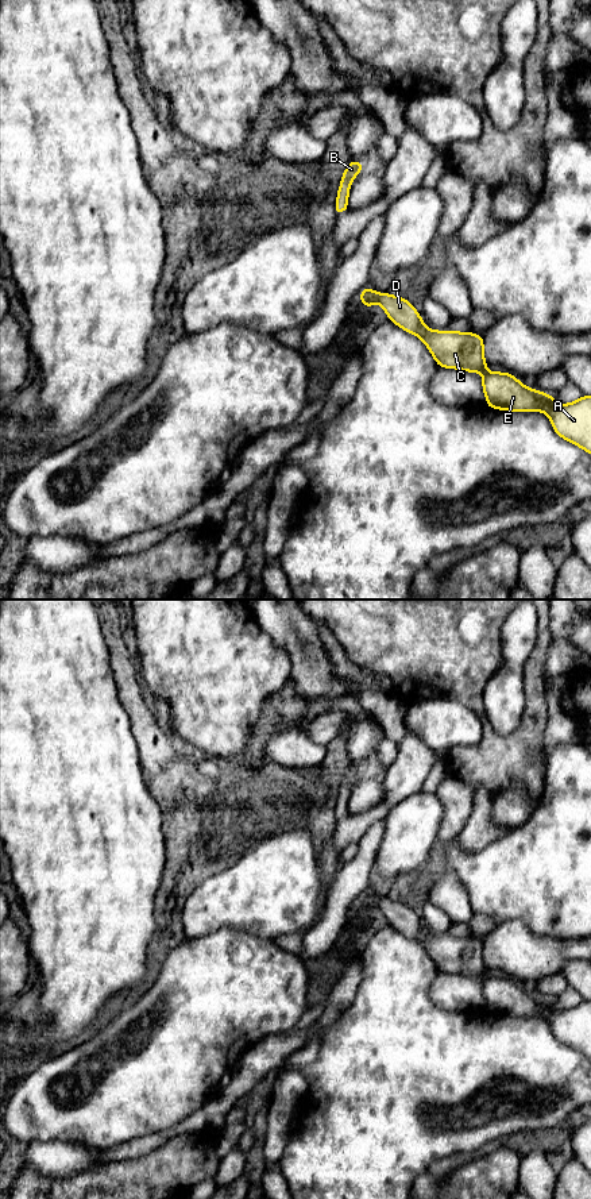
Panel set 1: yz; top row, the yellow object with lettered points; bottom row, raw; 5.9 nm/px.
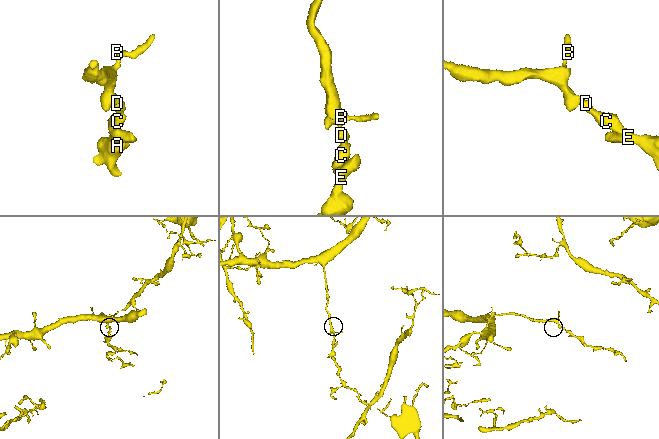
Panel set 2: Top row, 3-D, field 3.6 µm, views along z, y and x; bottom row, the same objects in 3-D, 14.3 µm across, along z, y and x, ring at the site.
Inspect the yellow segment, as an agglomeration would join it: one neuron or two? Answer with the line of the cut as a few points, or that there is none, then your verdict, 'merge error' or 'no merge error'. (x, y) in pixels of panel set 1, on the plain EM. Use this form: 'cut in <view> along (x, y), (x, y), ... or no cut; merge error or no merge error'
no cut; no merge error

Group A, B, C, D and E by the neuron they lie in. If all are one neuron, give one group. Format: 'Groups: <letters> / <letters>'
Groups: A B C D E

